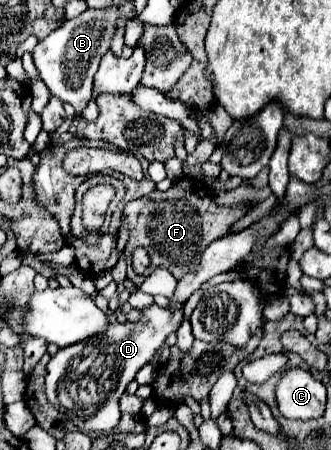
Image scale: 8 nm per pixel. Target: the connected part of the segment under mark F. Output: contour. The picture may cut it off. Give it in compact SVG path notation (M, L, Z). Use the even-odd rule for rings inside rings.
M183 177L181 181L175 181L173 187L165 193L153 191L141 199L129 201L123 209L123 221L129 229L129 239L125 245L125 261L127 261L127 279L135 285L143 283L143 275L137 275L131 267L131 253L135 247L145 247L151 263L155 267L165 267L171 271L175 279L181 279L187 271L187 265L199 263L201 253L205 247L229 233L229 227L241 219L247 213L243 205L231 205L231 207L219 207L215 205L215 199L209 189L195 191L193 179Z

